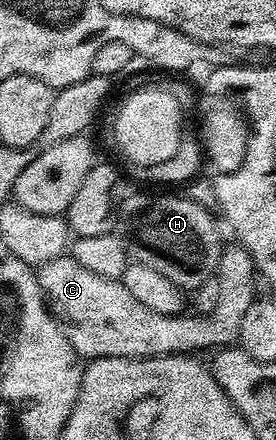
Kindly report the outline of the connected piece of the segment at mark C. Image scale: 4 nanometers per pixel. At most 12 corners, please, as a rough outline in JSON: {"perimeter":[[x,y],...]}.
{"perimeter":[[245,246],[219,253],[210,314],[152,312],[69,256],[36,273],[83,359],[233,347],[254,302]]}

